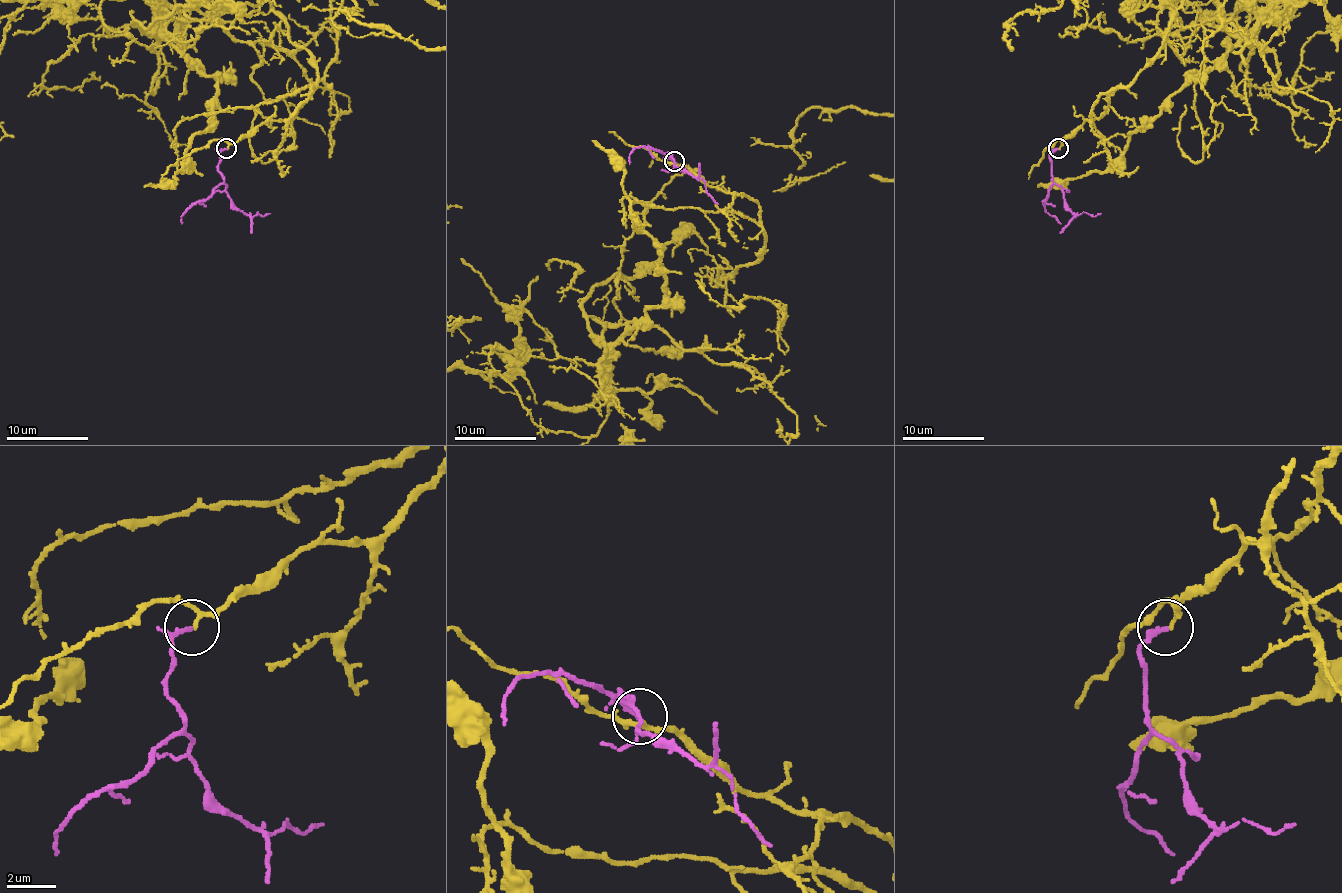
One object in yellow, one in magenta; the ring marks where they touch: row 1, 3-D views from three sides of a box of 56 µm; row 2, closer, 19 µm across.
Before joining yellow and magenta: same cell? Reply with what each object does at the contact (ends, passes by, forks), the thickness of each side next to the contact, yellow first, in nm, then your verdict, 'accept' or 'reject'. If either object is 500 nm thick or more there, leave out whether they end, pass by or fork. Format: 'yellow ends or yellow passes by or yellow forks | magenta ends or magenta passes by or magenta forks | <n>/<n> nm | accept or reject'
yellow passes by | magenta ends | 130/170 nm | accept

